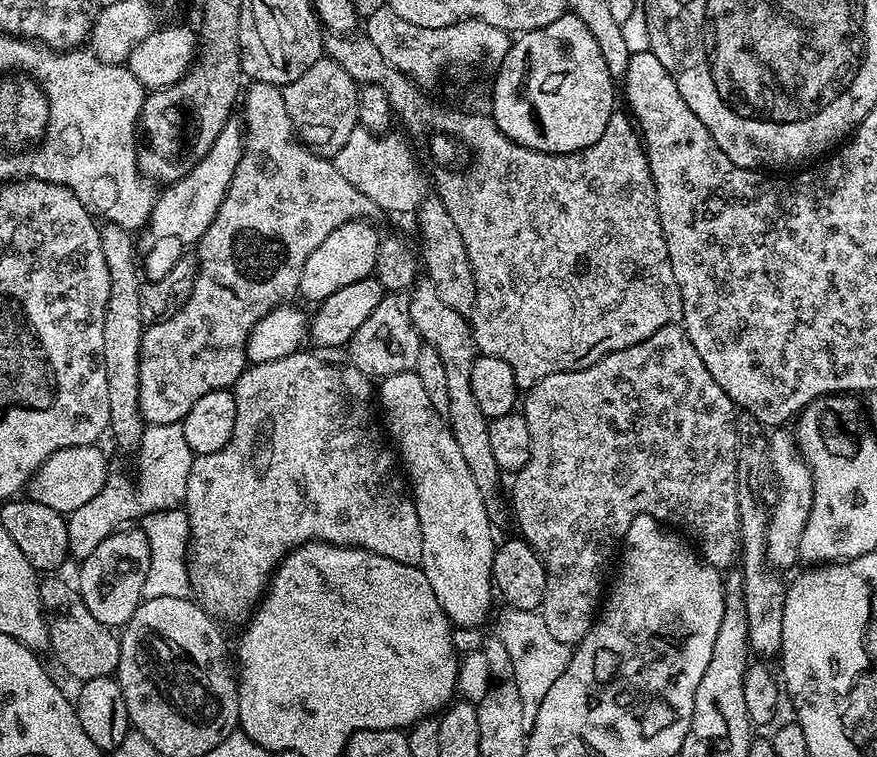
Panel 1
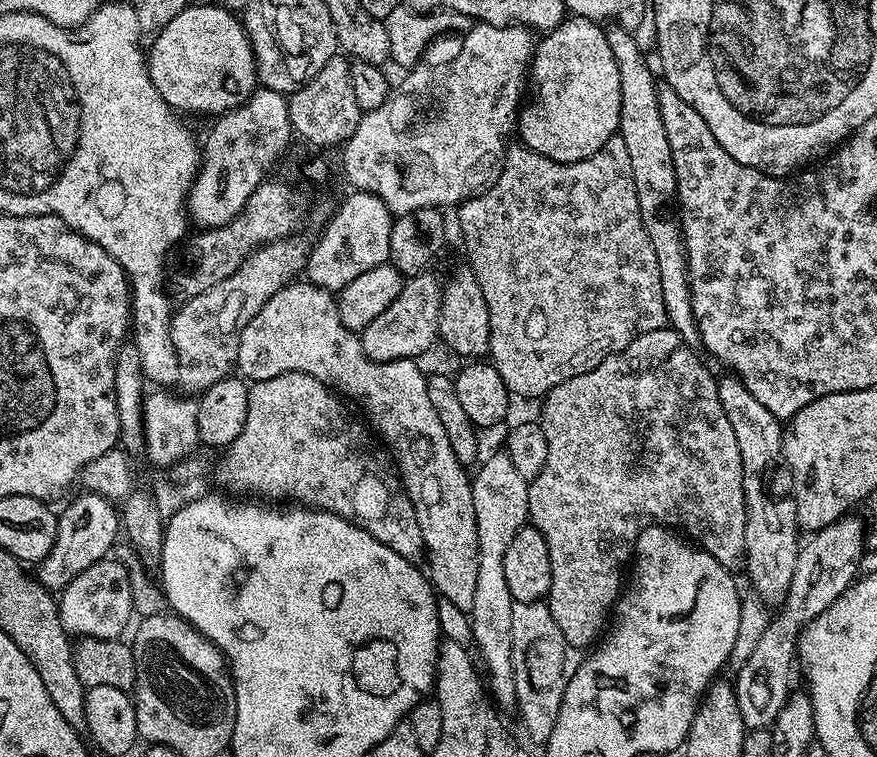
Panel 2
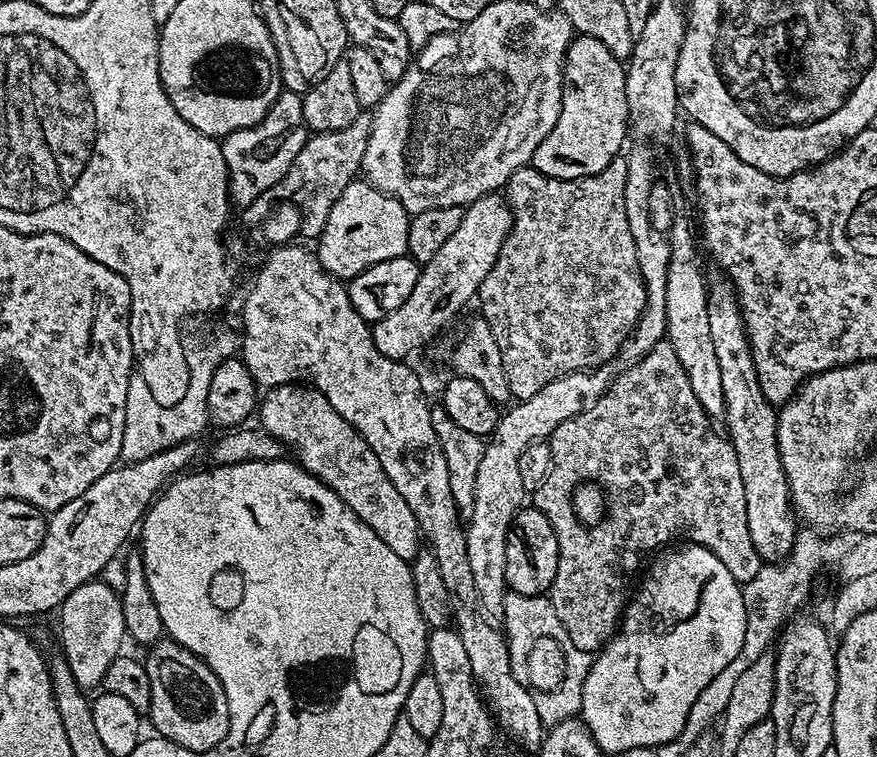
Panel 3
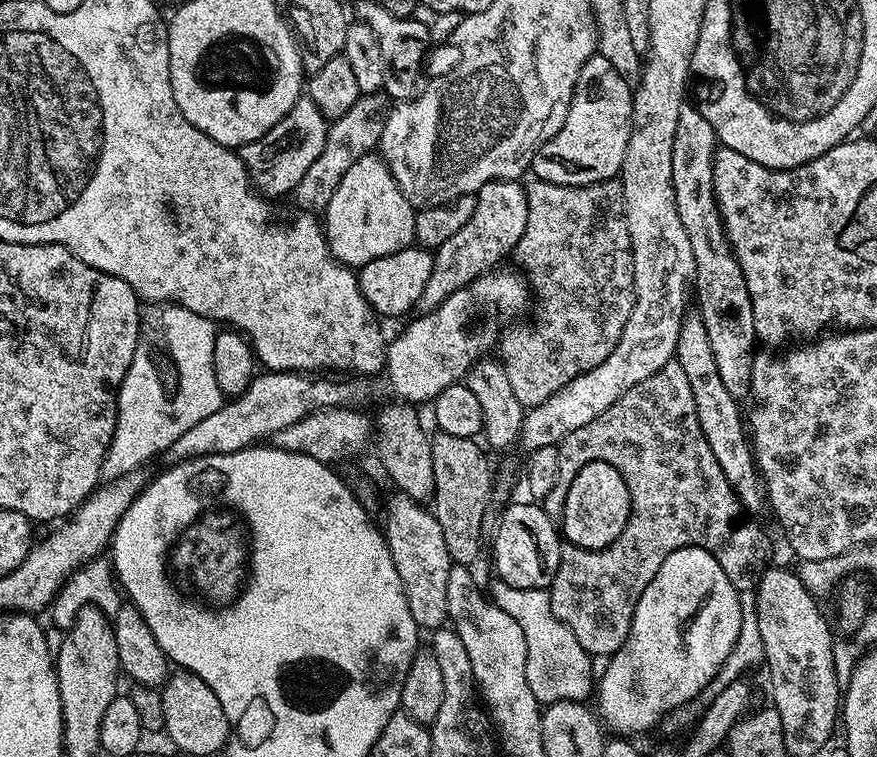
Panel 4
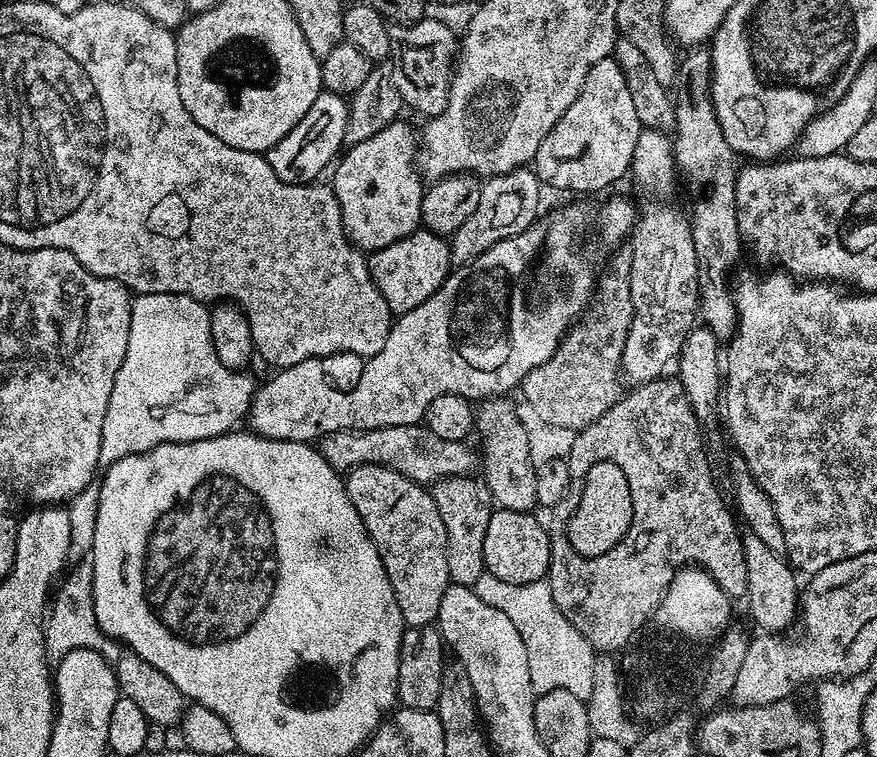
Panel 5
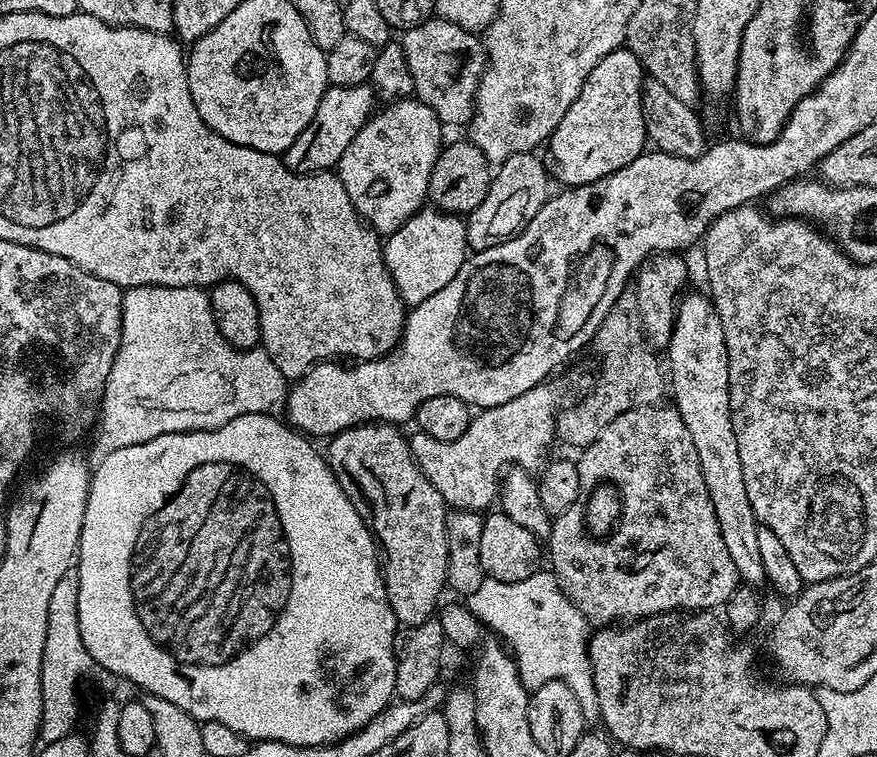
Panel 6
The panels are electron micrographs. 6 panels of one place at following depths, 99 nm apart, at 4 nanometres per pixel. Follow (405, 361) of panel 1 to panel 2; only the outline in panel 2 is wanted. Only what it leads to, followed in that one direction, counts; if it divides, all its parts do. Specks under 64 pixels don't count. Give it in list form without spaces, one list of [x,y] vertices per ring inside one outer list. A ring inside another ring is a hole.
[[[431,271],[417,276],[409,276],[402,290],[370,326],[359,333],[362,350],[366,358],[374,362],[394,362],[395,360],[416,360],[431,346],[437,343],[440,330],[440,293],[442,280],[432,276]]]

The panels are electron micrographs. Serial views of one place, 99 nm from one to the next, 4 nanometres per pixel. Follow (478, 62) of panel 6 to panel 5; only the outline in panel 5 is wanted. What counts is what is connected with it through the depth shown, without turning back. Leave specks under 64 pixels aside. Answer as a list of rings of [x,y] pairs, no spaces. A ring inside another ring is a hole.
[[[427,18],[417,24],[393,24],[390,27],[390,46],[392,47],[391,63],[394,65],[392,77],[394,86],[398,86],[398,94],[402,94],[405,105],[409,109],[421,112],[424,118],[442,114],[448,105],[448,92],[452,88],[454,69],[458,63],[458,36],[450,30],[450,26],[442,26],[442,22],[434,22]]]

